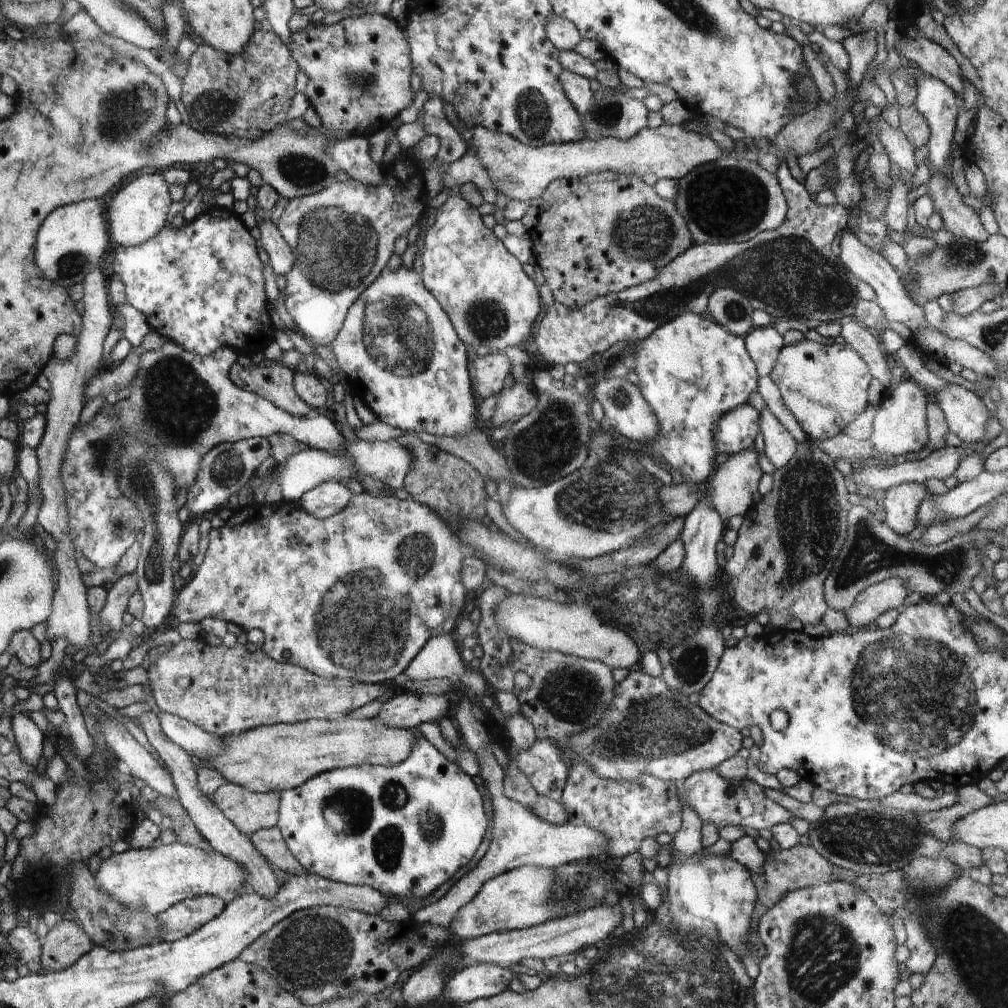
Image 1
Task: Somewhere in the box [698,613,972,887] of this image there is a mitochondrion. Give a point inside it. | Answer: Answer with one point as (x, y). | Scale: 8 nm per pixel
(853, 837)

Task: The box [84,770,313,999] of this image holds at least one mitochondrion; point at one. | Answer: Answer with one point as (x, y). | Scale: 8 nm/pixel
(146, 936)

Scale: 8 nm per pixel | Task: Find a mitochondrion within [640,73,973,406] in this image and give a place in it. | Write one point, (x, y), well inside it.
(722, 200)

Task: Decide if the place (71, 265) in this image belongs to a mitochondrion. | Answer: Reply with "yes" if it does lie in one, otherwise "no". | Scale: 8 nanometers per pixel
yes

